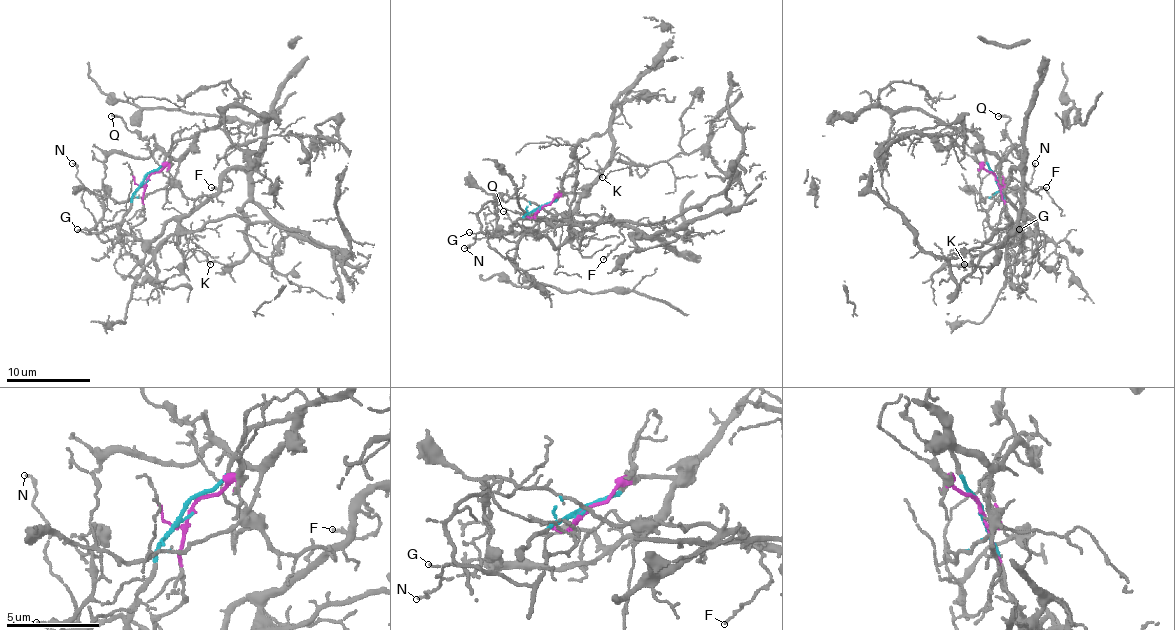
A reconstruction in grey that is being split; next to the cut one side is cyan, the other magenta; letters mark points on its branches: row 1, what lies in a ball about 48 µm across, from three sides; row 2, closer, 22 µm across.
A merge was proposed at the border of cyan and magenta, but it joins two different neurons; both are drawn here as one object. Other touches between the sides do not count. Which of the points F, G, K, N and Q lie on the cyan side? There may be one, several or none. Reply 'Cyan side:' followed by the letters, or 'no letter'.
Cyan side: Q

